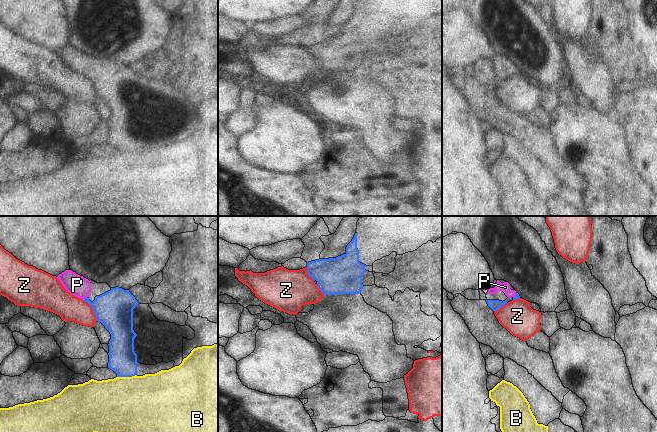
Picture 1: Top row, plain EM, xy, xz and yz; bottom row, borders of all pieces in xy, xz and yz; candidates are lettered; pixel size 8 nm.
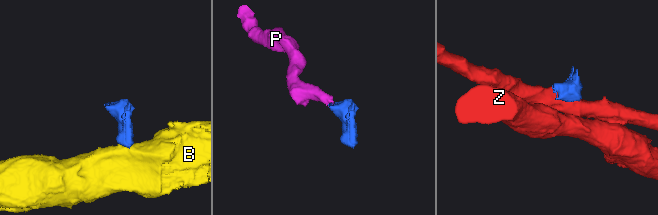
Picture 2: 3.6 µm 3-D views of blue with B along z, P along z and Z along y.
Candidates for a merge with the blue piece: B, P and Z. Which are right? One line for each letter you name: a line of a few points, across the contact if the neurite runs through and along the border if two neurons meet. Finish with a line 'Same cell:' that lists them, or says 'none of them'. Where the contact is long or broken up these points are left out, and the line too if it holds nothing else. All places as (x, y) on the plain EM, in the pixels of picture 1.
P: Line: xy (113, 85), (91, 80), (85, 73), (77, 61)
Same cell: P.

